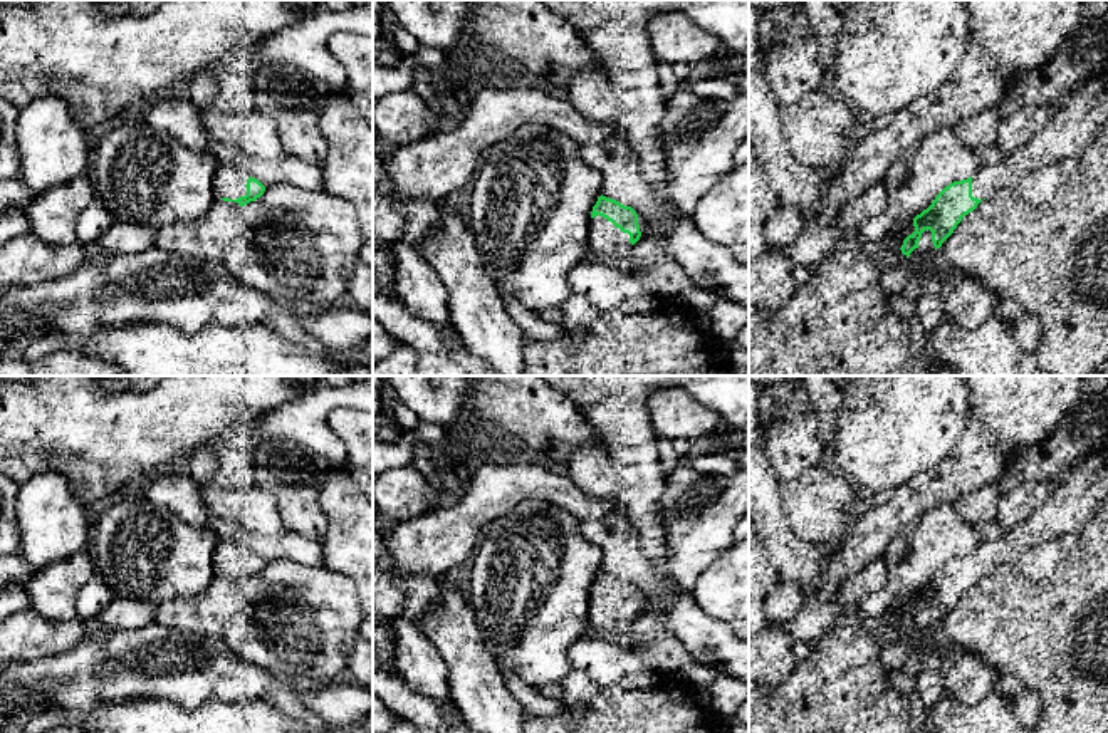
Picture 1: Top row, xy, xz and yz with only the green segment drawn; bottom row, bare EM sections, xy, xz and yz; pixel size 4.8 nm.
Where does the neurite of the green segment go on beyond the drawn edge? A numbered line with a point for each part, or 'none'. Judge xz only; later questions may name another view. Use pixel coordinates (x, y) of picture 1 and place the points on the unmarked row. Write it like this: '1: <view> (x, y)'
1: xz (611, 623)

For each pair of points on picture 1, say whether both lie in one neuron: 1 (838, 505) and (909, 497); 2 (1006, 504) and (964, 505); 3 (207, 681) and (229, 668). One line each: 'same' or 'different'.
1: different
2: different
3: same

